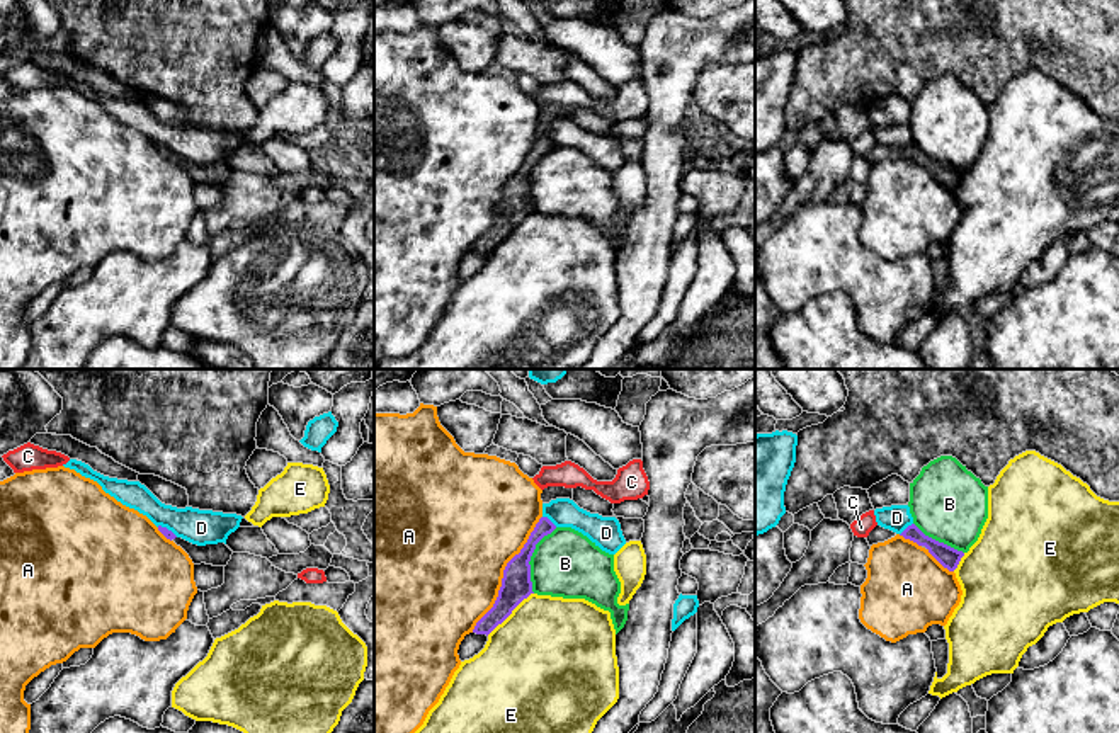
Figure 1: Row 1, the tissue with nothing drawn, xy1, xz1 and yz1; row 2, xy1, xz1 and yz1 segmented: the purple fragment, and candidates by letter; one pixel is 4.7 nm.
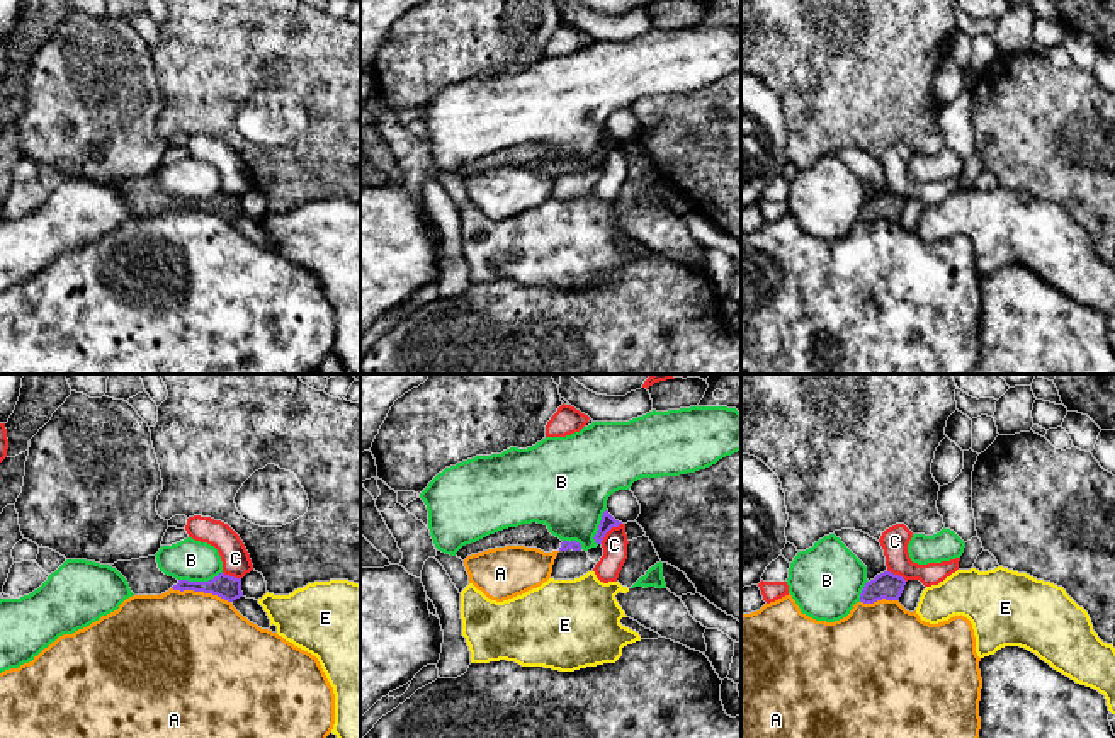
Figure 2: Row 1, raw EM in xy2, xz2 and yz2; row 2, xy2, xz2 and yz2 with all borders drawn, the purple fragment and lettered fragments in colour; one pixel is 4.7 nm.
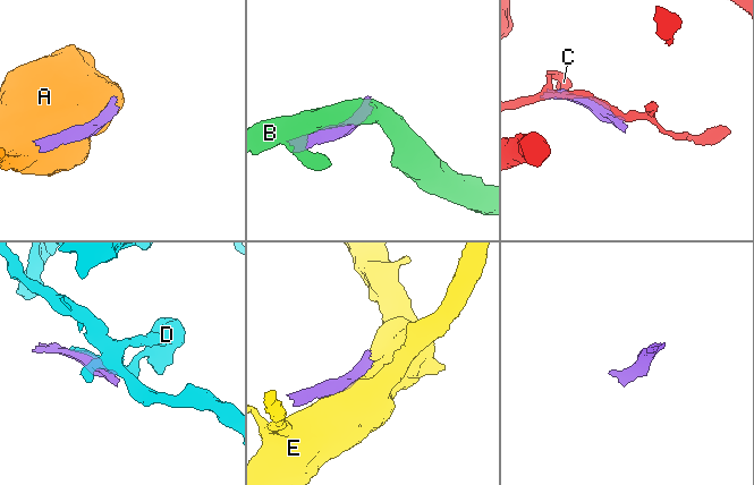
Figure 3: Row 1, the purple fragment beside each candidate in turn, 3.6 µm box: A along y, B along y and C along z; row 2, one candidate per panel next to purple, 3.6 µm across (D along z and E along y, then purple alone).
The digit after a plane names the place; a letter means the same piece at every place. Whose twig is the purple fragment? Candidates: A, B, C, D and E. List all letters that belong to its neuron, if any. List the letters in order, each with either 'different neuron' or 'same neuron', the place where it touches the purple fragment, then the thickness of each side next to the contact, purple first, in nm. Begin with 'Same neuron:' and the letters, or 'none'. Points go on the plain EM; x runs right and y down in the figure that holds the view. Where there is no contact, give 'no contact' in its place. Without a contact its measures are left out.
Same neuron: none
A: different neuron; meets purple in xz1 at (504, 193); 140 nm thick on the purple side, 480 nm on the other
B: different neuron; meets purple in xz1 at (529, 177); 140 nm thick on the purple side, 320 nm on the other
C: different neuron; meets purple in xz2 at (609, 148); 70 nm thick on the purple side, 120 nm on the other
D: different neuron; meets purple in xz1 at (548, 138); 90 nm thick on the purple side, 140 nm on the other
E: different neuron; meets purple in xz1 at (509, 233); 140 nm thick on the purple side, 500 nm on the other

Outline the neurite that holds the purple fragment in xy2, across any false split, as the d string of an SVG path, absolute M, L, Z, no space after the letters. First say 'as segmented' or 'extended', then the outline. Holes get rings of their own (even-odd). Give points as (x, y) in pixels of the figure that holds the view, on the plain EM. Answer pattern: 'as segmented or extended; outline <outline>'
extended; outline M156 175L117 180L109 185L116 187L127 199L129 207L134 214L161 214L173 207L180 211L194 209L212 213L228 221L243 216L241 197L219 192L209 201L177 199L173 196L165 194L158 187Z

